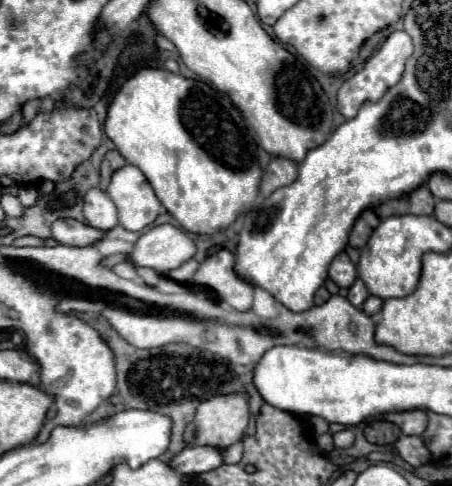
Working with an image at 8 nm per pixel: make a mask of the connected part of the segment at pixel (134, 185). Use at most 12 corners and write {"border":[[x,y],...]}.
{"border":[[136,166],[114,172],[108,196],[126,230],[162,214],[160,200]]}

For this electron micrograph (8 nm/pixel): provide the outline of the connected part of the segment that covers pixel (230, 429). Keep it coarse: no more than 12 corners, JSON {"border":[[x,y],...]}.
{"border":[[214,396],[184,430],[188,446],[226,450],[244,438],[248,396]]}

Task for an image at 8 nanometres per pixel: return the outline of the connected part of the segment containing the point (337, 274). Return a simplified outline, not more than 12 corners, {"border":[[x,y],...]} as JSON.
{"border":[[346,252],[332,260],[330,276],[340,288],[356,280],[356,266]]}

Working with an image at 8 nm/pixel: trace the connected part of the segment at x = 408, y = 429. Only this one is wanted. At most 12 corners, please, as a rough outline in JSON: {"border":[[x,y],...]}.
{"border":[[394,412],[382,420],[408,436],[422,436],[426,412]]}

